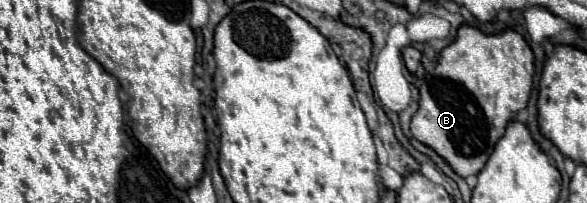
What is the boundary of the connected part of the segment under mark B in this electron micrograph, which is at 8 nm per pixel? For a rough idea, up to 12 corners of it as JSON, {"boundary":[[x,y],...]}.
{"boundary":[[463,24],[421,84],[415,140],[457,176],[527,106],[519,32]]}

